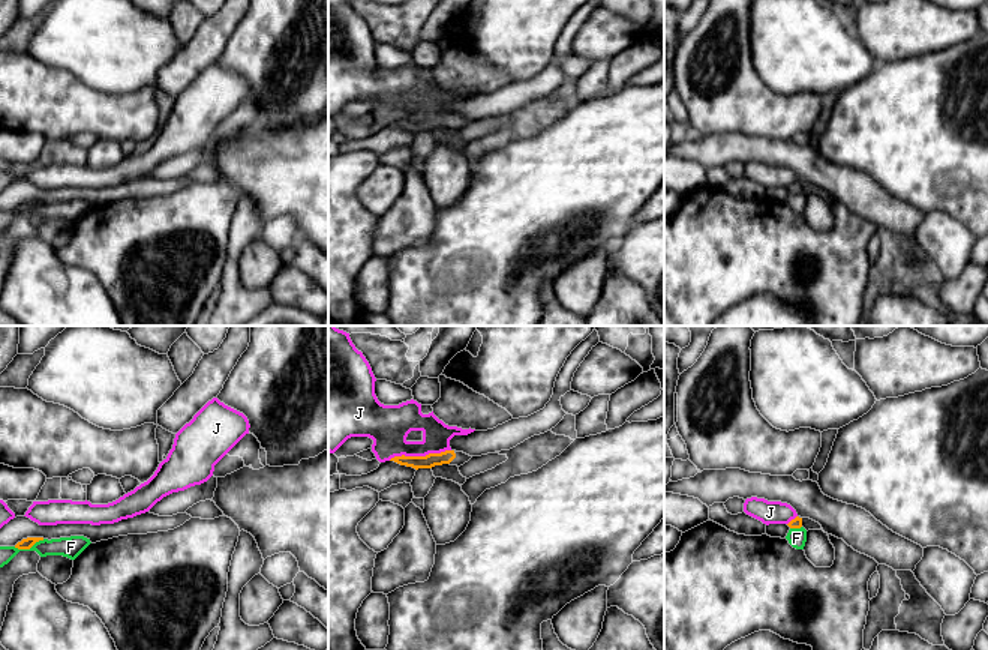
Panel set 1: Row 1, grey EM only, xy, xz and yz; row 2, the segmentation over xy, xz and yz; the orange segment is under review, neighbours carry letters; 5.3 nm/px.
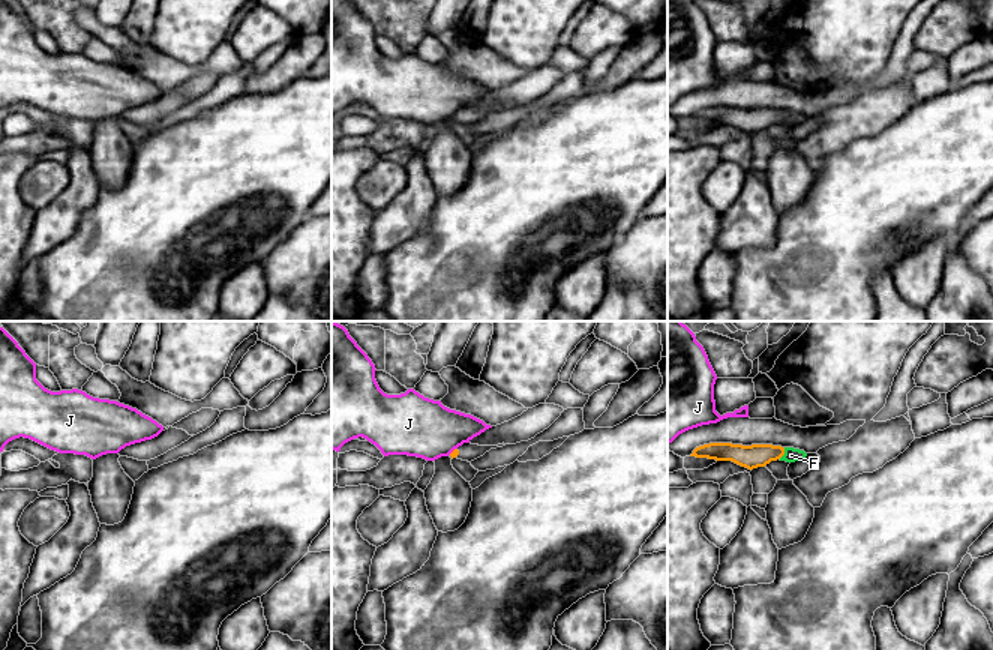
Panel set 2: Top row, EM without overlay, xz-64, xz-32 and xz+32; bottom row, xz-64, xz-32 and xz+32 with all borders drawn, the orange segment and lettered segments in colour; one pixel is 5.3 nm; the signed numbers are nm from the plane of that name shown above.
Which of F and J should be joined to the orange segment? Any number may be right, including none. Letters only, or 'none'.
none

